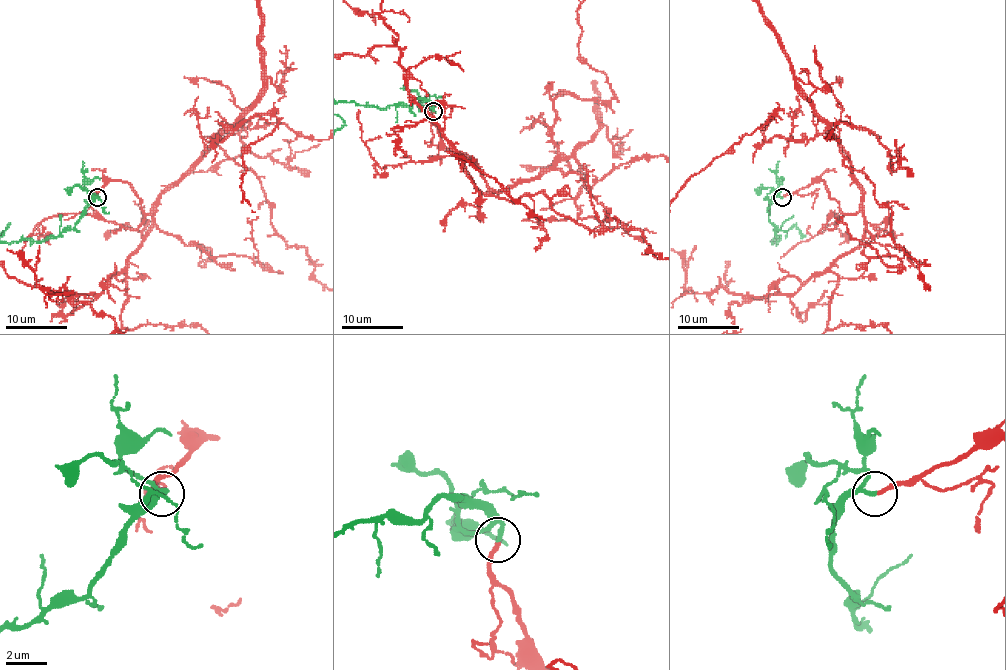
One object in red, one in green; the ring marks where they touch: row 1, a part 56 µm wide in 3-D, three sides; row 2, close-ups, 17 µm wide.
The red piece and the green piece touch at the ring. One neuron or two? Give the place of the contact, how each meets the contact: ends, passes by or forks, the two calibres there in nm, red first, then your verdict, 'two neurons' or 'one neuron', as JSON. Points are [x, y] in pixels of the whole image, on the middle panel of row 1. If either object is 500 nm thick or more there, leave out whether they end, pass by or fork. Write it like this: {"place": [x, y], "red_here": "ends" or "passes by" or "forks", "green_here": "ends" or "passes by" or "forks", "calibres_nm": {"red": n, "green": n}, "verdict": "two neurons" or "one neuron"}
{"place": [433, 111], "red_here": "ends", "green_here": "ends", "calibres_nm": {"red": 190, "green": 200}, "verdict": "one neuron"}

